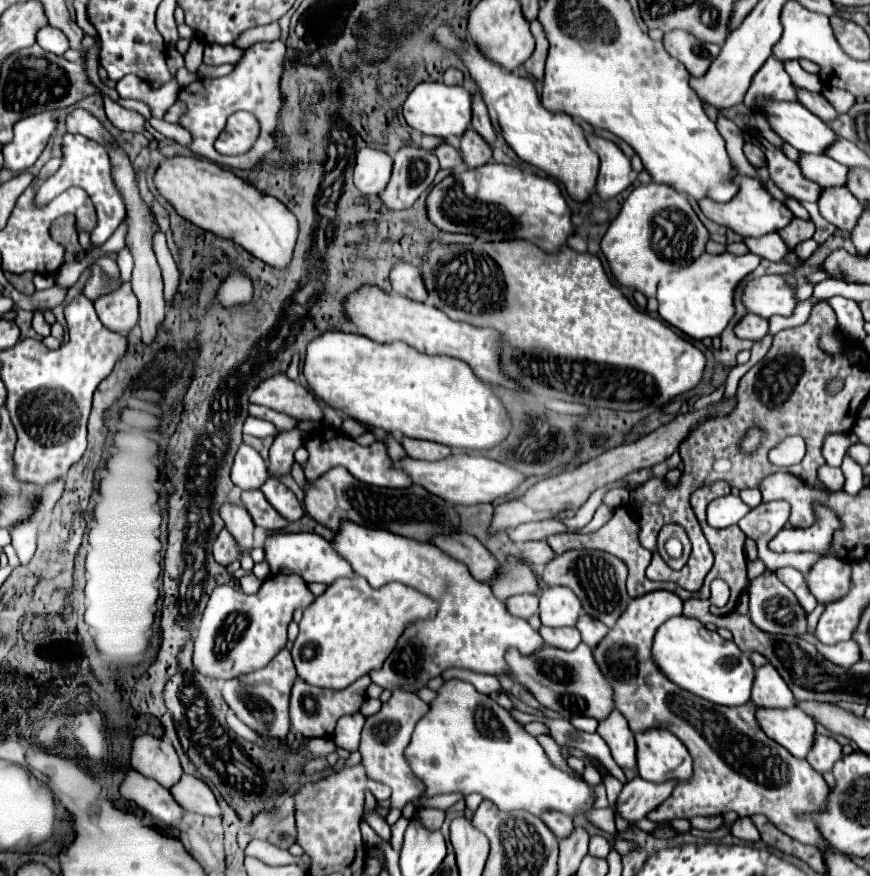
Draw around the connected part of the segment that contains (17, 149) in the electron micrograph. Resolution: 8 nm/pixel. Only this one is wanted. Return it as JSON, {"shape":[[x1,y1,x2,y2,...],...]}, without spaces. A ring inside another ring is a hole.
{"shape":[[57,112,27,116,15,124,15,138,3,146,3,168,11,172,29,170,47,146,57,124]]}

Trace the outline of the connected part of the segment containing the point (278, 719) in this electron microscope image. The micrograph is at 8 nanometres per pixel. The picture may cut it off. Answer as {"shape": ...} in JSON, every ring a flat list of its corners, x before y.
{"shape":[[281,648,277,656,265,666,255,672,249,672,247,676,237,676,231,680,223,680,221,694,229,708,253,730,265,736,273,736,279,740,285,740,289,734,289,694,291,684,297,680,297,672,291,660,291,652,287,648]]}

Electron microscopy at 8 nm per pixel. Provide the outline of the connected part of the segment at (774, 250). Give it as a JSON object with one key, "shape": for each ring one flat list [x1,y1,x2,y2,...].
{"shape":[[777,232,759,236,759,238,743,238,743,242,749,246,749,250,753,254,757,254,765,260,771,260,771,262,781,262,787,254,793,252]]}

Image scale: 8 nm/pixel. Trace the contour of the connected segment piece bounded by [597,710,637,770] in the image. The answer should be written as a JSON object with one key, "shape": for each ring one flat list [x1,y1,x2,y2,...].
{"shape":[[613,710,607,720,599,722,597,734,607,742,607,746,611,748,613,760,621,768,627,768,627,770,637,768,637,744,621,712]]}

